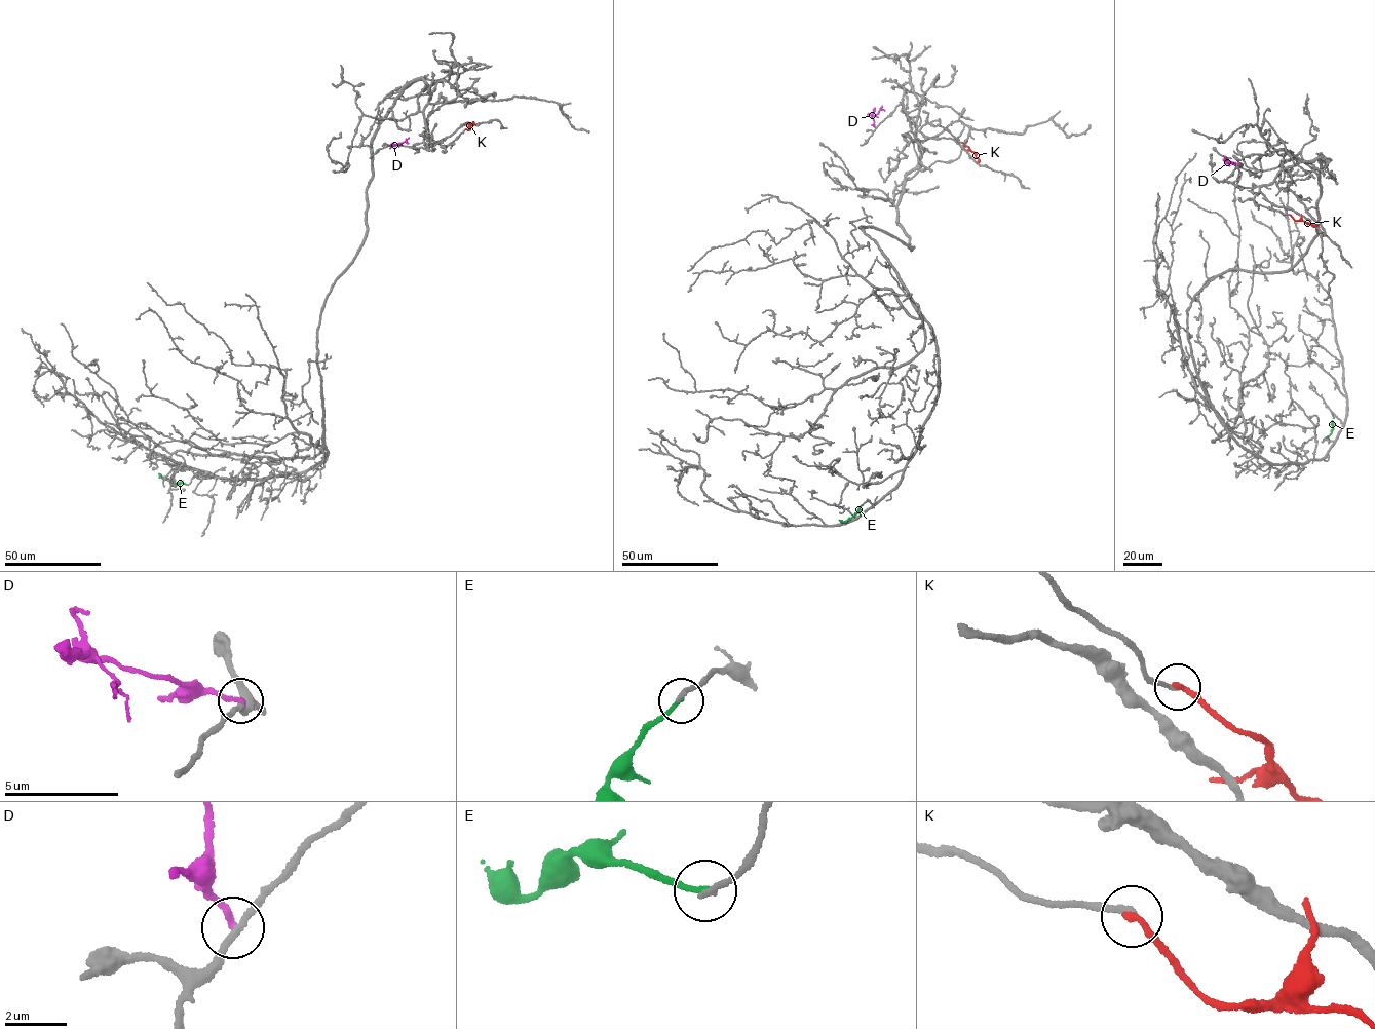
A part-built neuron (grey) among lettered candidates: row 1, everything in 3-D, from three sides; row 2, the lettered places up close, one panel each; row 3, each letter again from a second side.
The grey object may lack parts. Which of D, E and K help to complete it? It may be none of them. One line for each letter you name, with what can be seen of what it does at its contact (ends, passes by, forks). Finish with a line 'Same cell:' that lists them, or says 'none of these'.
Same cell: none of these

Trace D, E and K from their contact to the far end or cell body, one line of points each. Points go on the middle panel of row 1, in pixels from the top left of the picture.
D: (875, 128), (872, 115), (880, 109), (884, 110)
E: (864, 503), (855, 515), (844, 522), (839, 520)
K: (961, 142), (975, 153), (979, 159), (976, 163)

